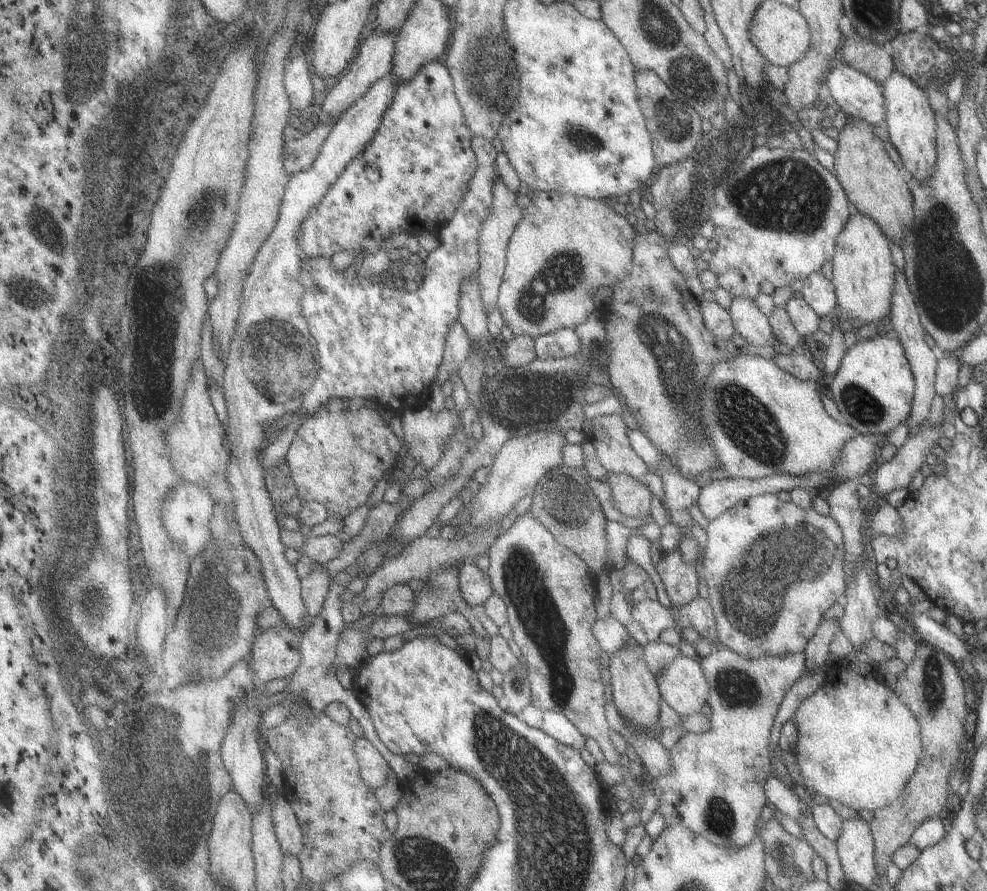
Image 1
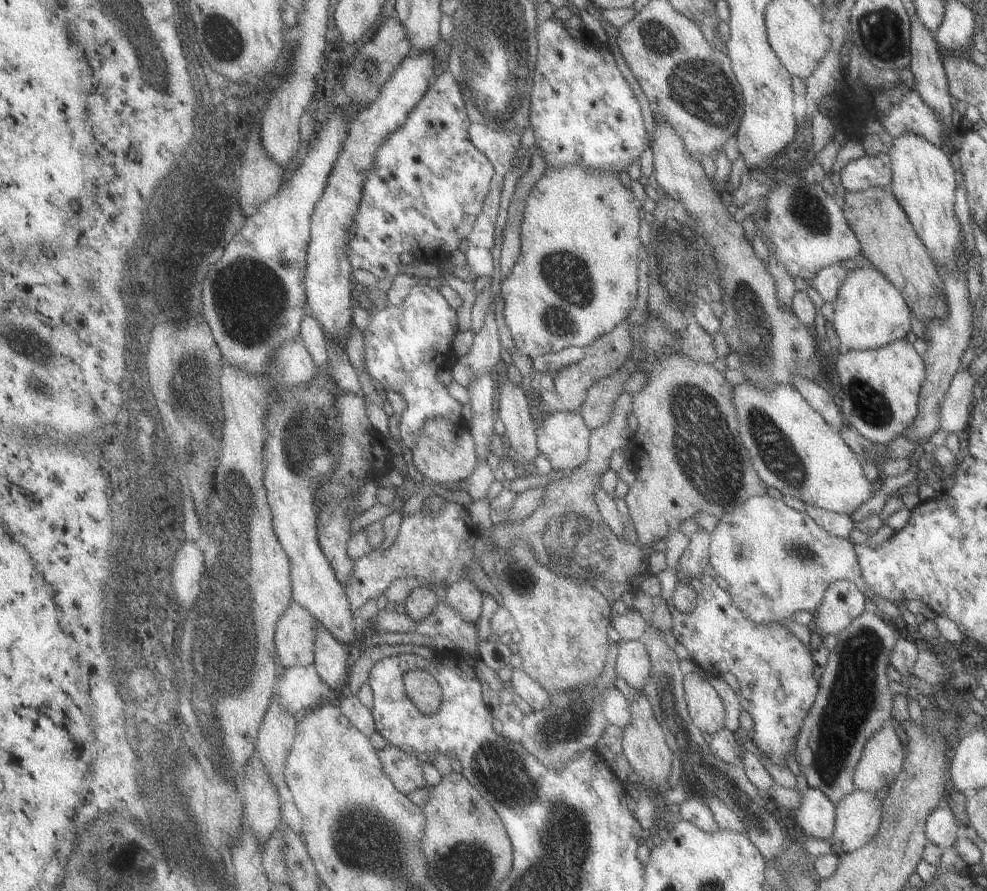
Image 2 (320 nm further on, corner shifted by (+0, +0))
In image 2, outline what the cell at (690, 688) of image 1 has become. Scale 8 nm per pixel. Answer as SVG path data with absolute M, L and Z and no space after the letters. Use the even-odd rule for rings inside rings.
M692 672L684 679L688 709L694 723L711 735L725 729L725 704L708 676L703 678Z

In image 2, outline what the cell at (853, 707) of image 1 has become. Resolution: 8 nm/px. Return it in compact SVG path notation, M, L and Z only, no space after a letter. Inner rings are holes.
M886 725L865 742L857 764L852 768L855 789L876 792L889 786L902 767L903 751L893 728Z

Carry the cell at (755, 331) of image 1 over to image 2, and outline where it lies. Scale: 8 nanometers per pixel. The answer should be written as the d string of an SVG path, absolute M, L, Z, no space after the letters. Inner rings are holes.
M797 375L790 377L790 384L831 428L839 431L845 426L839 407L820 385Z

